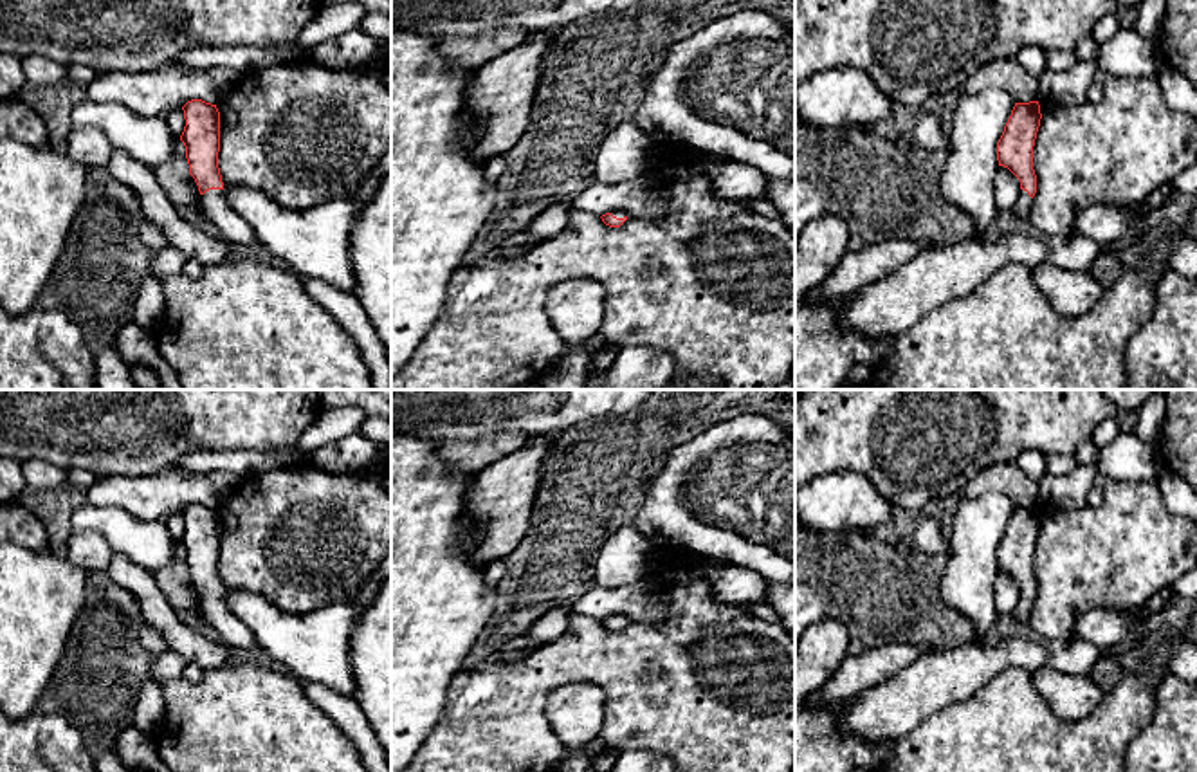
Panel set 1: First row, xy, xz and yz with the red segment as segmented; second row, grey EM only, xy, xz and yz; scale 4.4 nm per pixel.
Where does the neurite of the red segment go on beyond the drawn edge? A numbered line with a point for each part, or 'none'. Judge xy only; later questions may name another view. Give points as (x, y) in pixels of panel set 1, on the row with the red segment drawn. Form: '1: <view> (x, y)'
1: xy (235, 229)

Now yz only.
1: yz (1023, 208)

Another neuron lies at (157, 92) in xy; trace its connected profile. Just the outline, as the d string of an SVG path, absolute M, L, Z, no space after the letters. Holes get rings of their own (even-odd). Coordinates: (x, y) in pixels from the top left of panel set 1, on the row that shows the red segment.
M231 67L105 72L87 87L87 96L94 101L123 105L139 114L166 117L191 99L218 105L240 76L242 72Z

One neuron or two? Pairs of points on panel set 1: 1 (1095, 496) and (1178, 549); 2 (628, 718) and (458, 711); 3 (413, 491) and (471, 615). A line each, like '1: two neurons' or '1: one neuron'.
1: two neurons
2: one neuron
3: one neuron

